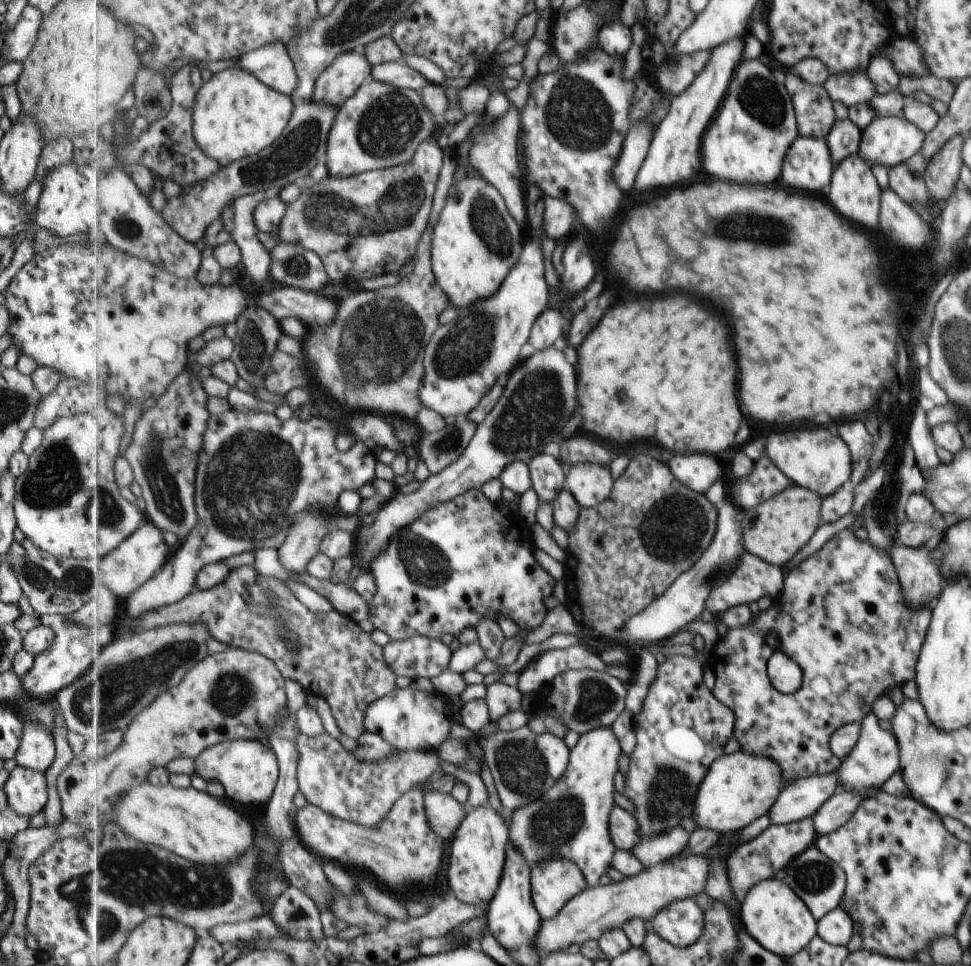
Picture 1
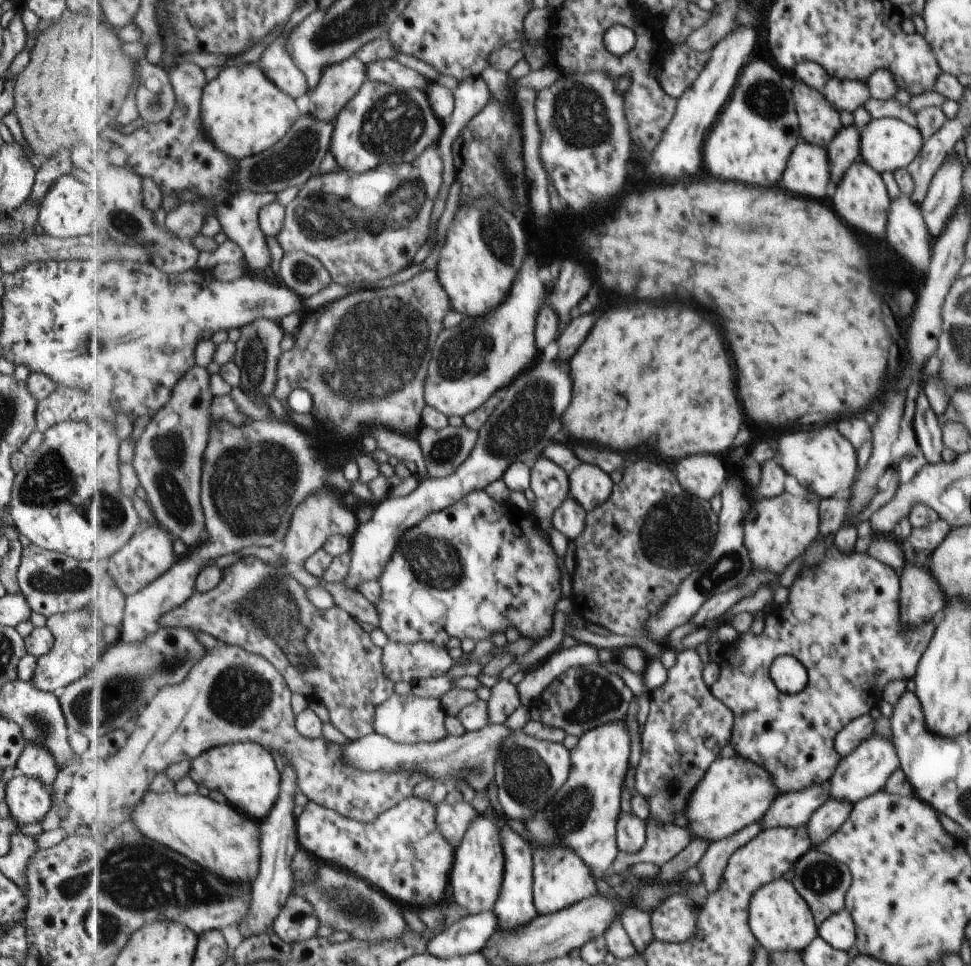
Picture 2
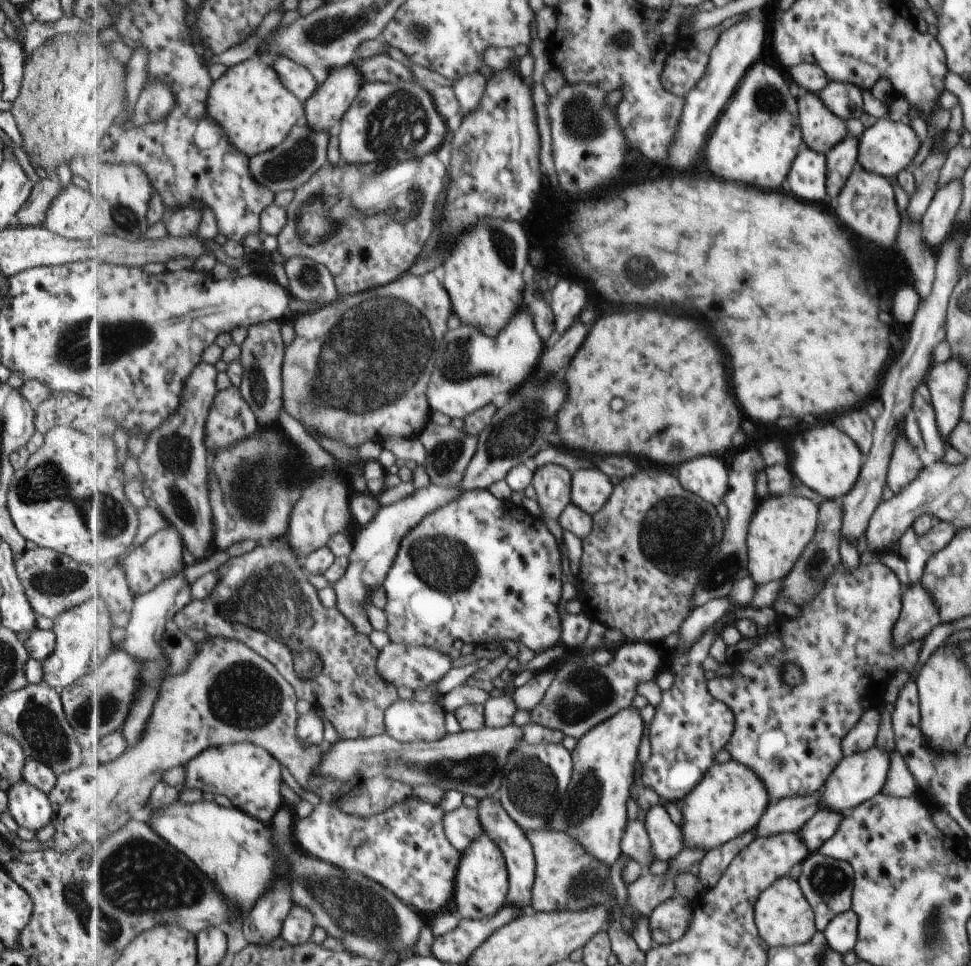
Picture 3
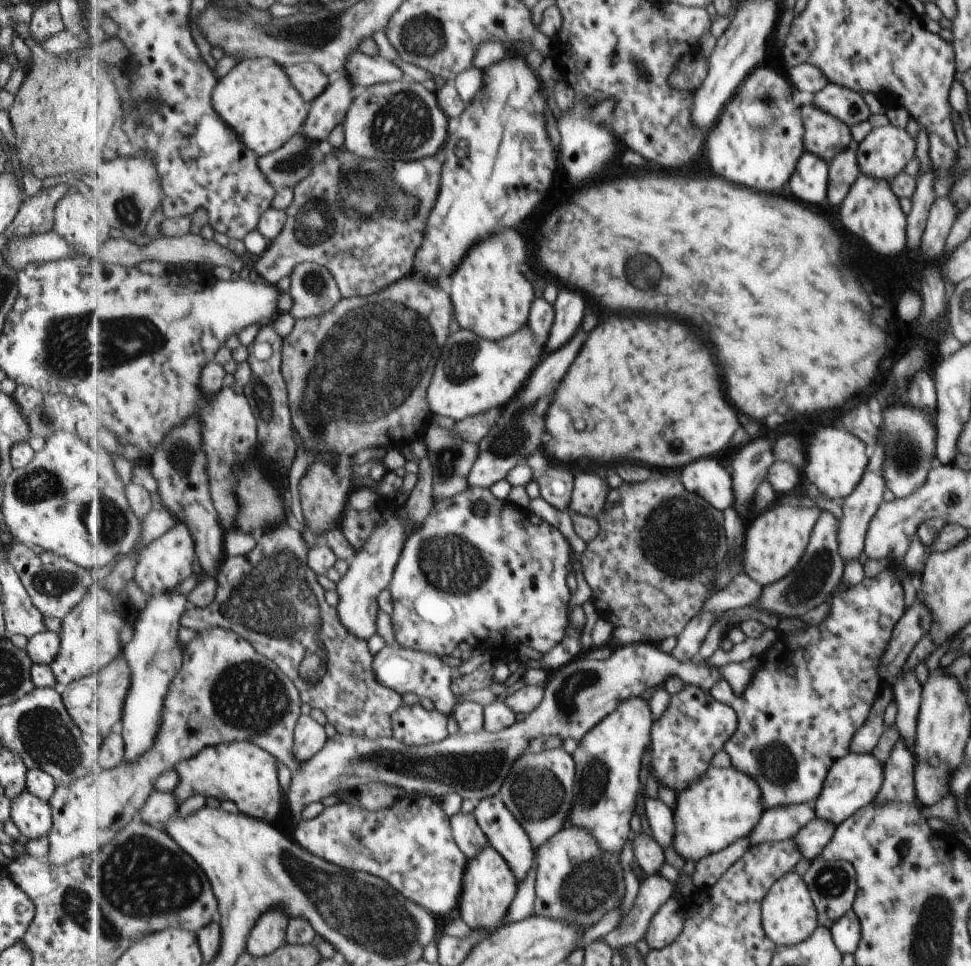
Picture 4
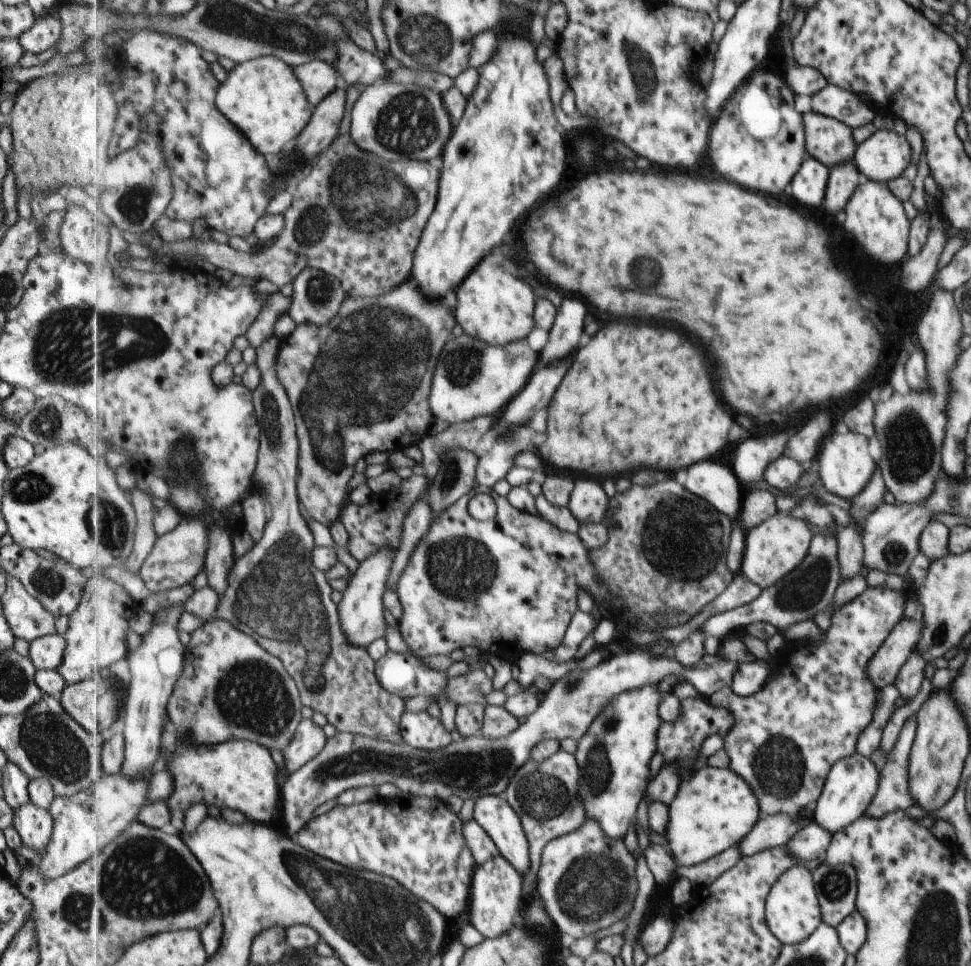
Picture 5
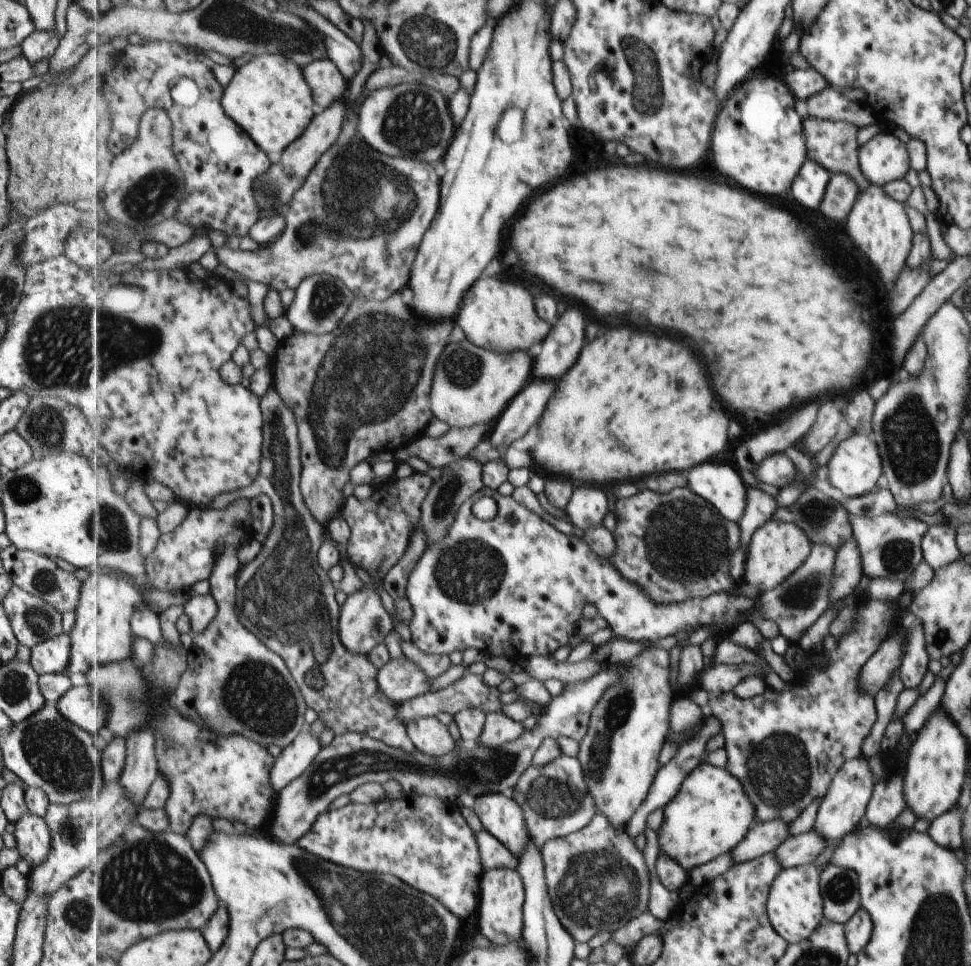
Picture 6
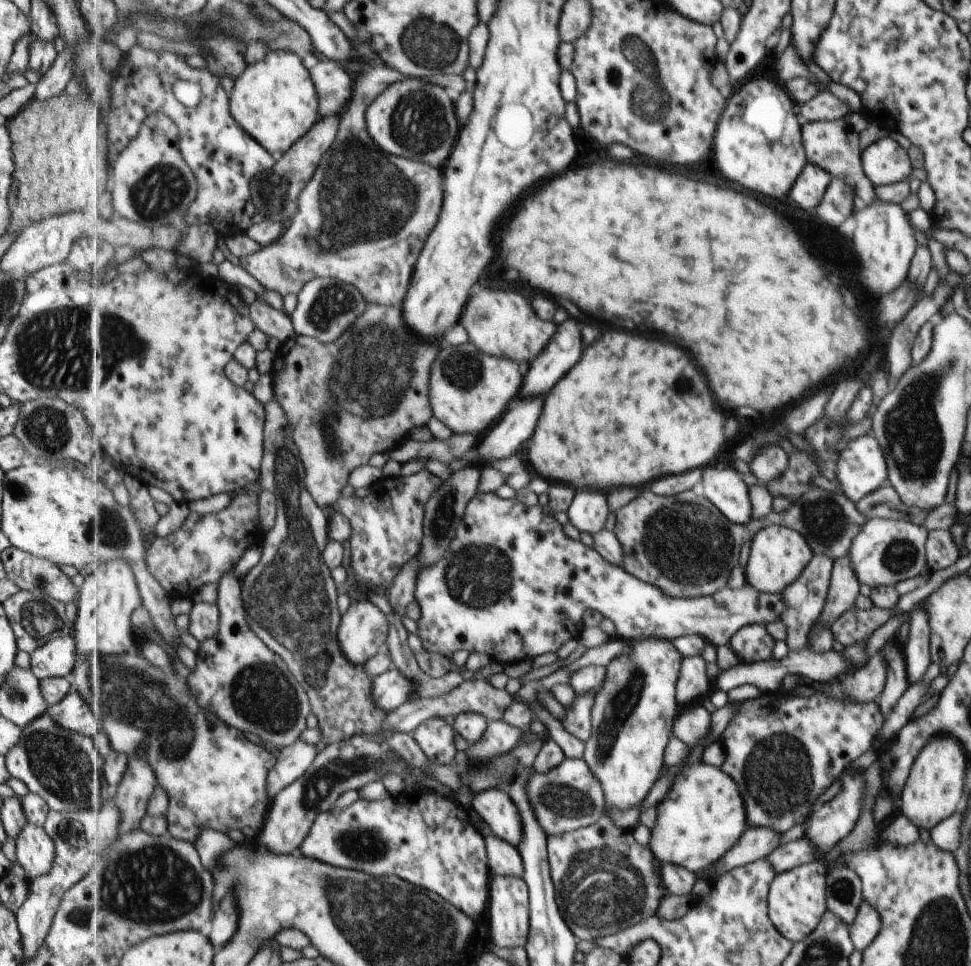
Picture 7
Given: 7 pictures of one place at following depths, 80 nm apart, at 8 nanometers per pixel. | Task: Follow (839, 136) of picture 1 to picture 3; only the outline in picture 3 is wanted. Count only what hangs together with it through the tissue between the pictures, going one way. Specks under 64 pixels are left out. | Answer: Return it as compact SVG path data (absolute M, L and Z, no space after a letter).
M847 135L825 154L826 196L834 202L858 157L858 139Z

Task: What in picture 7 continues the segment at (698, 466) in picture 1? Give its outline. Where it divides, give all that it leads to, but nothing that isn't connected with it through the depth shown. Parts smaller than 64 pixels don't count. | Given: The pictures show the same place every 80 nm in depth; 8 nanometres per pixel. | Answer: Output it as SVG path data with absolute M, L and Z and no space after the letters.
M716 465L705 468L703 480L698 488L723 514L737 524L749 524L753 514L750 486L735 470L717 470Z

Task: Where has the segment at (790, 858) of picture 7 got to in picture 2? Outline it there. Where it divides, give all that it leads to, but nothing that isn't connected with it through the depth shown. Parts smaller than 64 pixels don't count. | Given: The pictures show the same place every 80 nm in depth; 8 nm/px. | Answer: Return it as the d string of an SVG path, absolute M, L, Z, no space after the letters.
M828 798L804 824L810 844L815 848L837 832L849 817L852 804Z

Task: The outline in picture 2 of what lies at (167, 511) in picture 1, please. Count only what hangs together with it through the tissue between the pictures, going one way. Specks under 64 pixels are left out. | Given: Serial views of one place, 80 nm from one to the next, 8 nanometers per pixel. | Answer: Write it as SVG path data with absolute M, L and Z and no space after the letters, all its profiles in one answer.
M195 365L178 382L170 402L147 424L135 449L133 466L161 526L182 540L189 550L197 547L207 530L202 503L204 454L212 429L209 370Z

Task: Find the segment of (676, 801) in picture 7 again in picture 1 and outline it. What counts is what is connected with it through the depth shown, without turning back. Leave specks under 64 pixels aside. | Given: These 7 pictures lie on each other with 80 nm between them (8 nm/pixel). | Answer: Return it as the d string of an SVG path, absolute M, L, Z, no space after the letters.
M743 750L723 755L714 762L702 780L694 804L694 822L698 829L709 829L721 836L743 830L755 822L755 818L769 812L781 795L782 786L781 768L774 760L750 755Z

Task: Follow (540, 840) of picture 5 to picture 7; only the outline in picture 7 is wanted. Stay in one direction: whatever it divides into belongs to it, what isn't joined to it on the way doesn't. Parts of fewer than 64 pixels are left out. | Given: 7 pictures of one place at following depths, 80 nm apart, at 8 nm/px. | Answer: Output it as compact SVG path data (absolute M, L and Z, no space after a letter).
M566 757L555 770L547 774L533 772L527 784L527 794L530 794L531 802L534 803L539 824L549 837L575 832L595 824L607 812L606 794L603 792L602 782L599 782L599 778L595 778L594 770L591 770L583 759Z

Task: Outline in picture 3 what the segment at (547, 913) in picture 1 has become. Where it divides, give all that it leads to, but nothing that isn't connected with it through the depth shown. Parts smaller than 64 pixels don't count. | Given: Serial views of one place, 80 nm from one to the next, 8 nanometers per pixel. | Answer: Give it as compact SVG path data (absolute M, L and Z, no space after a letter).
M523 829L533 844L536 856L536 877L533 888L532 911L554 913L559 911L584 911L597 905L609 904L615 888L609 883L611 866L592 855L581 841L565 831Z

